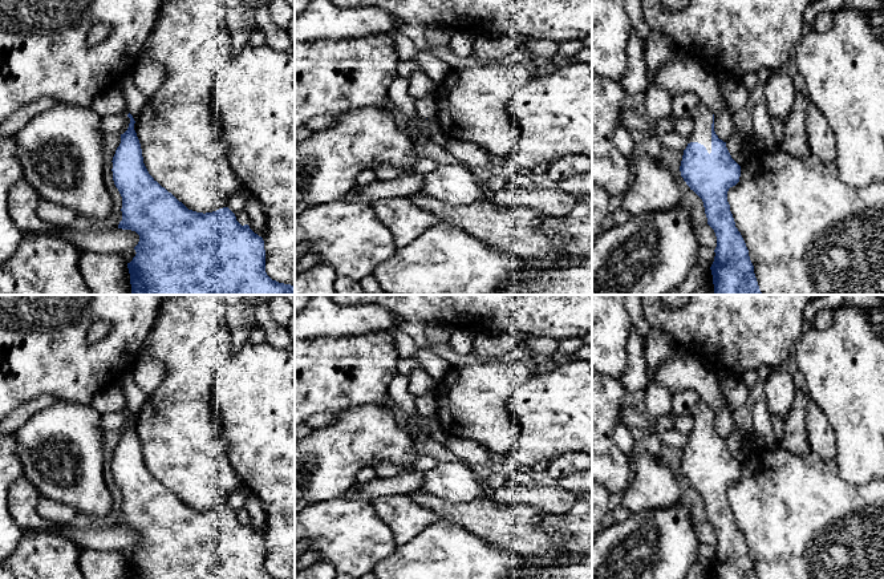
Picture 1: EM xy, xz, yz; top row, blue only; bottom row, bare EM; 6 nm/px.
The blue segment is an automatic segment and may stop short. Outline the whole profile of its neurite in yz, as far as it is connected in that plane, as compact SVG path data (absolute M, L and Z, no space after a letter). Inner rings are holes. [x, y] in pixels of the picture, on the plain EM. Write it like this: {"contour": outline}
{"contour": "M700 400L690 414L694 425L680 469L690 487L702 497L707 522L717 534L710 564L713 579L757 579L749 547L727 499L729 486L739 479L741 463L715 432L714 412L706 402Z"}

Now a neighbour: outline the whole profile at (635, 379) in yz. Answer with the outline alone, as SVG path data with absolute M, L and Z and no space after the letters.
M632 325L626 343L626 369L620 380L625 393L644 390L649 384L645 360L645 337Z

